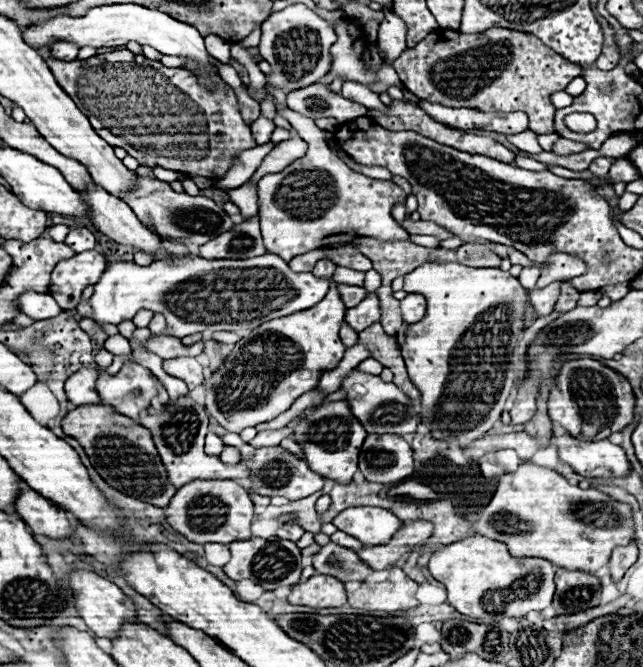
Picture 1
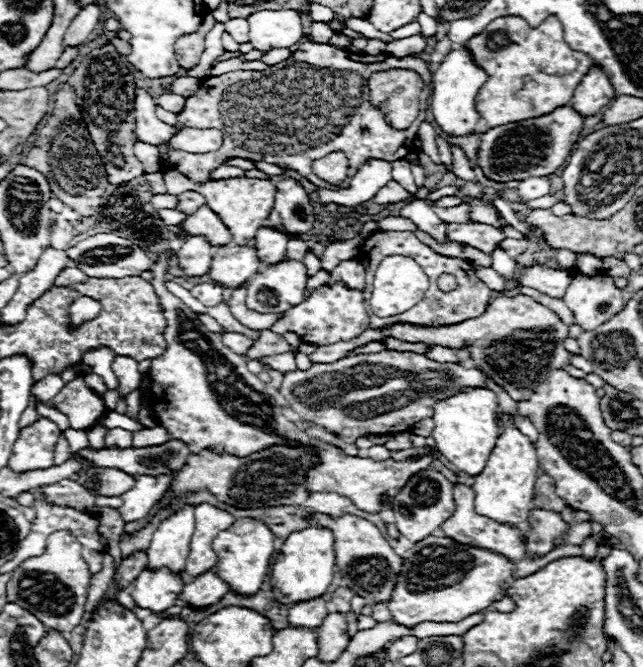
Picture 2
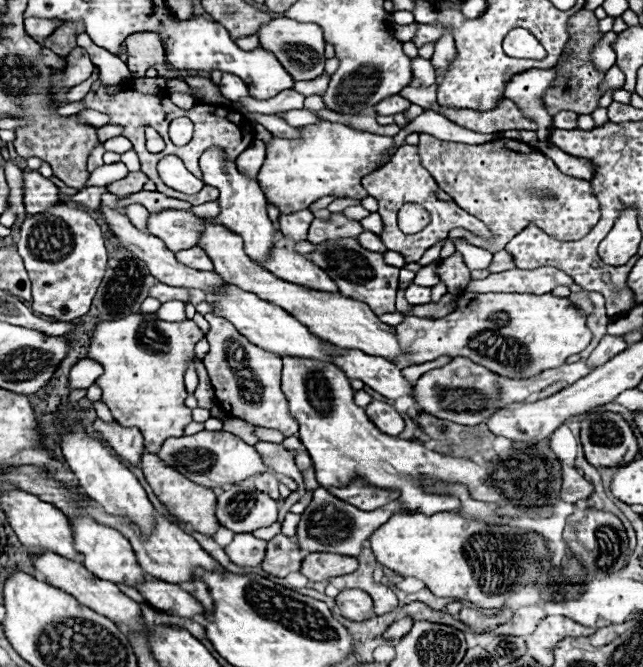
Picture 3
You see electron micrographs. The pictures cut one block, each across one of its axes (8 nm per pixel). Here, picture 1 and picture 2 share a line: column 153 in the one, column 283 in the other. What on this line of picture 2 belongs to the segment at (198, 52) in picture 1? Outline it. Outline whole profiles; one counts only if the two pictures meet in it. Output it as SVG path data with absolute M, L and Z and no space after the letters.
M260 10L248 16L250 42L258 50L294 46L302 36L302 14L296 10Z

